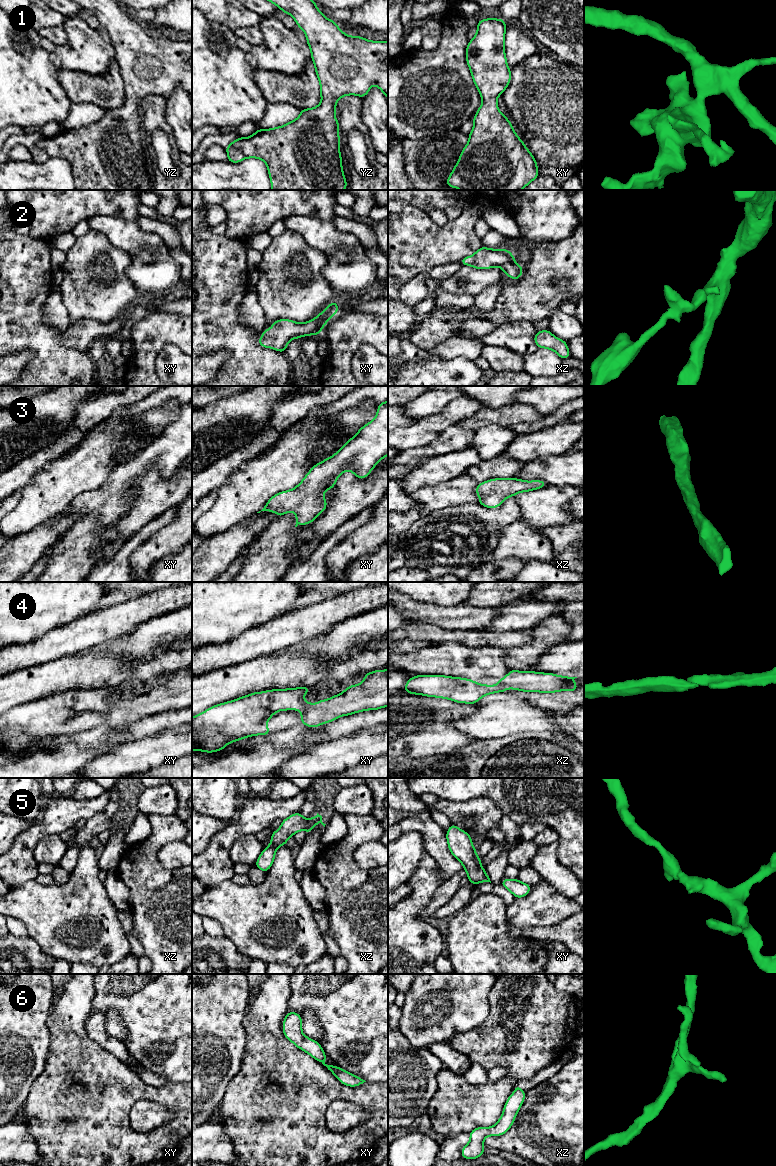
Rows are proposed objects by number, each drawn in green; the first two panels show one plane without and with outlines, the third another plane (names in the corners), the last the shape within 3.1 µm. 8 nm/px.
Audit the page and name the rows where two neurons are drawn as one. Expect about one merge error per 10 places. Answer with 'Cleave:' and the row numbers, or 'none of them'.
Cleave: 6

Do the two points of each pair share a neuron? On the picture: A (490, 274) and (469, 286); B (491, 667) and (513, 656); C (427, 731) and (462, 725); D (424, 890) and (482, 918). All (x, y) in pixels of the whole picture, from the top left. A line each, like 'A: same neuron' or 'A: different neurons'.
A: same neuron
B: different neurons
C: different neurons
D: different neurons

